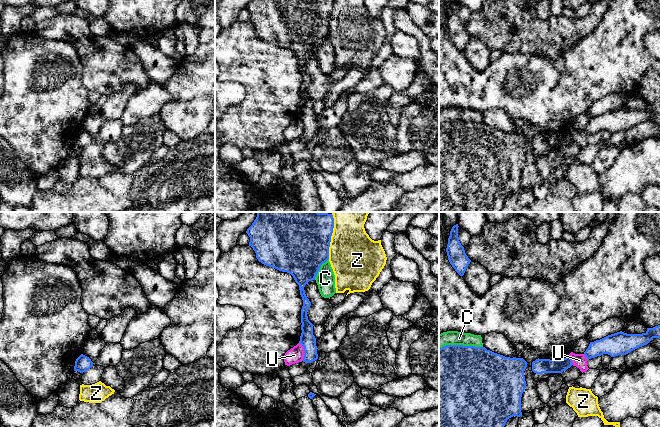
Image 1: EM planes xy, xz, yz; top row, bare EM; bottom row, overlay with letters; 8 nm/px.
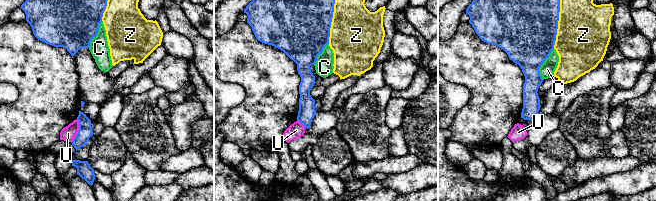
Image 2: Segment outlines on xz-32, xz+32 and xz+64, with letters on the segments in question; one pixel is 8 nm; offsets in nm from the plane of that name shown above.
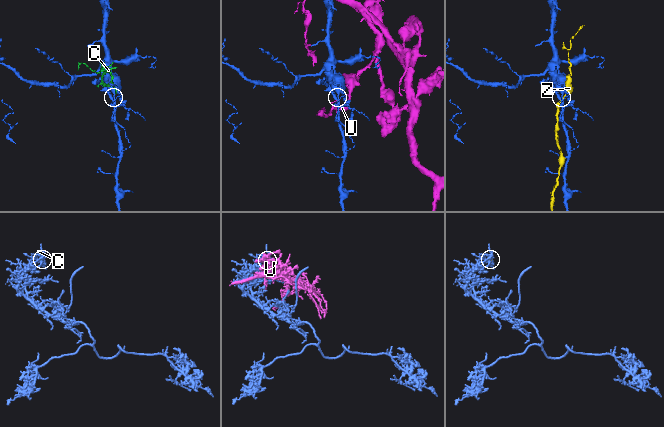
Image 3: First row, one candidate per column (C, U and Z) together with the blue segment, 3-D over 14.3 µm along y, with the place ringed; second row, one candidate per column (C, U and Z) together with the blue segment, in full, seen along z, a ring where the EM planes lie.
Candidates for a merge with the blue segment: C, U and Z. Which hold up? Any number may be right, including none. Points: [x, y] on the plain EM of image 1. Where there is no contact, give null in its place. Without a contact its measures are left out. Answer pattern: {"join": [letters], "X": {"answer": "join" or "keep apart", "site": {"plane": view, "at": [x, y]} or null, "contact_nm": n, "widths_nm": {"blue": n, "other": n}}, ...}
{"join": [], "C": {"answer": "keep apart", "site": {"plane": "yz", "at": [460, 121]}, "contact_nm": 360, "widths_nm": {"blue": 500, "other": 110}}, "U": {"answer": "keep apart", "site": {"plane": "xz", "at": [304, 127]}, "contact_nm": 150, "widths_nm": {"blue": 120, "other": 120}}, "Z": {"answer": "keep apart", "site": {"plane": "xz", "at": [330, 17]}, "contact_nm": 280, "widths_nm": {"blue": 420, "other": 400}}}

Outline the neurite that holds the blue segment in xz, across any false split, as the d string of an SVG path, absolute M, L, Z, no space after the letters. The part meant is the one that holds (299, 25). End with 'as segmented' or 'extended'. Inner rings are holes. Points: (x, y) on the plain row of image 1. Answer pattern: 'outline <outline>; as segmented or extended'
outline M252 0L246 7L250 13L249 22L262 40L291 50L299 61L303 76L301 85L301 112L299 119L304 123L303 138L311 139L318 135L313 100L308 96L307 88L311 78L305 70L305 61L315 53L323 39L329 35L329 23L334 0Z; as segmented

